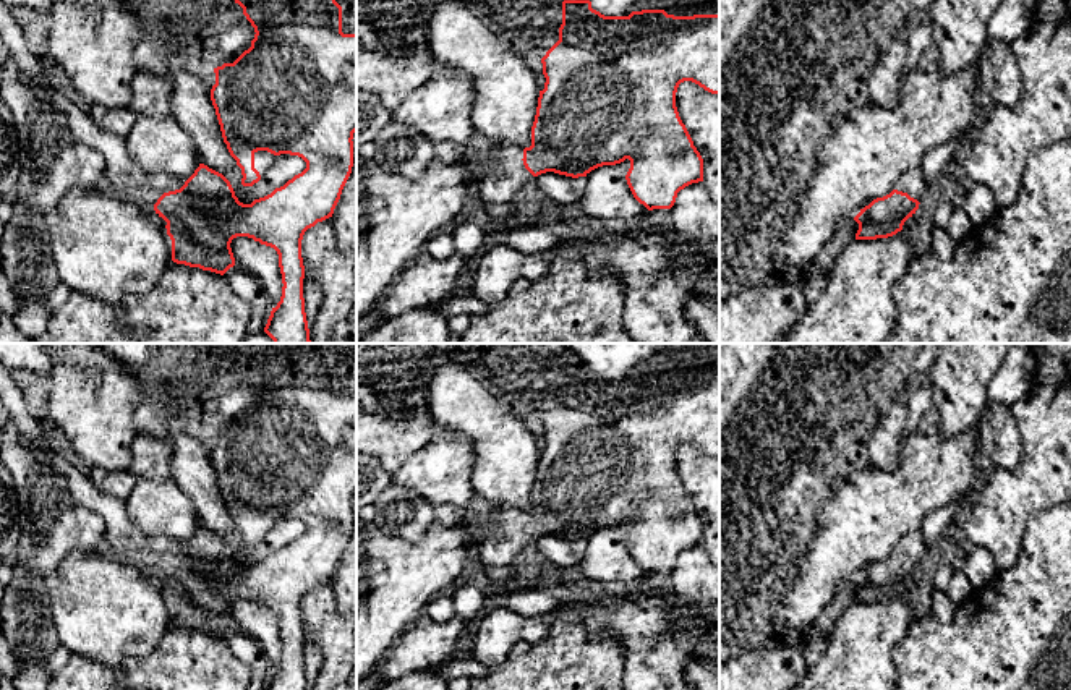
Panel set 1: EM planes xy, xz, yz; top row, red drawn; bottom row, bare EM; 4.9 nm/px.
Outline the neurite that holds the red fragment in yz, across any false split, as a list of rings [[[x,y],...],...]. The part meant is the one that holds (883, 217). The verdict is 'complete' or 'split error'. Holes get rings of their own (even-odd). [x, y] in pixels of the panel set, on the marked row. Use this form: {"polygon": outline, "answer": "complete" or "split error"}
{"polygon": [[[922,167],[911,168],[896,183],[896,188],[873,199],[854,217],[859,224],[856,240],[888,238],[902,230],[904,222],[925,202],[928,183]]], "answer": "split error"}

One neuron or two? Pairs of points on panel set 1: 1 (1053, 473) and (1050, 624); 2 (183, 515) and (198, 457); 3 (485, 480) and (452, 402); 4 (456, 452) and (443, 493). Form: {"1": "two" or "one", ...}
{"1": "two", "2": "two", "3": "one", "4": "one"}

